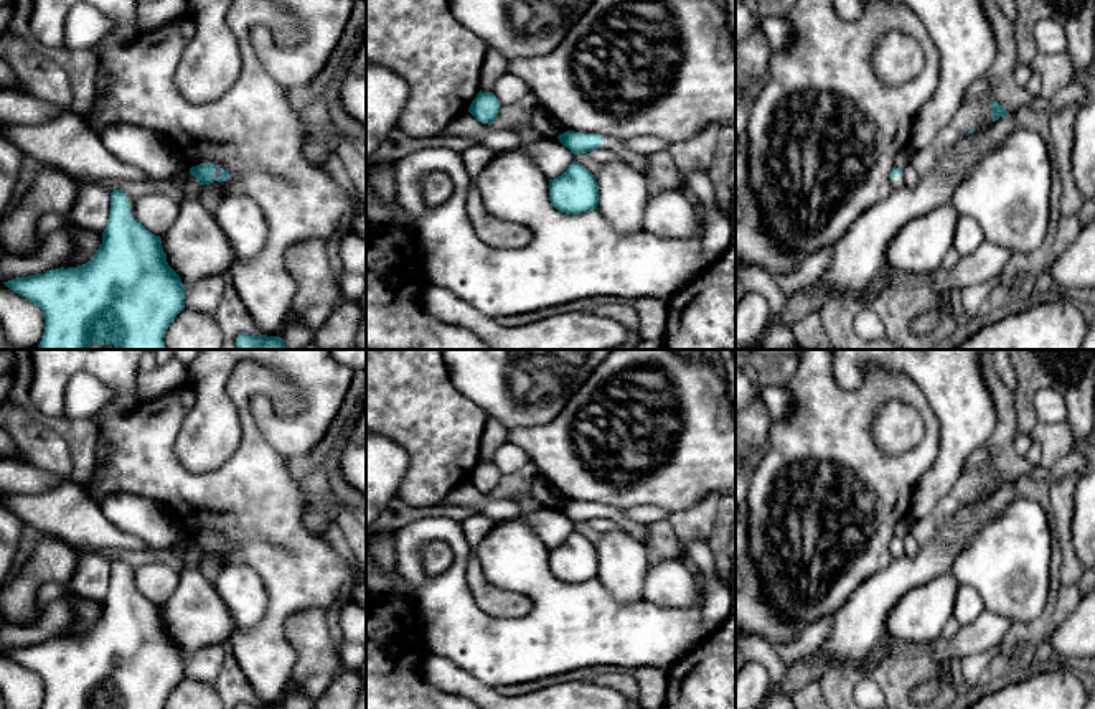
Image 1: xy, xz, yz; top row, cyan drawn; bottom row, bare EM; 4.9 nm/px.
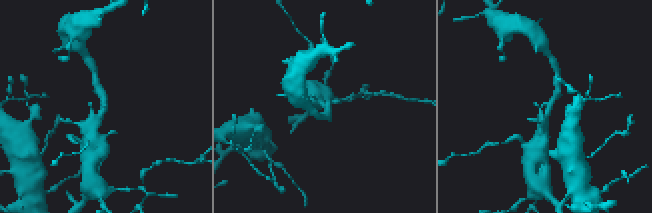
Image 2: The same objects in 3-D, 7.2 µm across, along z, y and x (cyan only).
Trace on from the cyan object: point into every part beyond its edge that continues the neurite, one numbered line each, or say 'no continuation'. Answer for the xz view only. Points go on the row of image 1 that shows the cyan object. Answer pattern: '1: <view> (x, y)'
1: xz (637, 160)

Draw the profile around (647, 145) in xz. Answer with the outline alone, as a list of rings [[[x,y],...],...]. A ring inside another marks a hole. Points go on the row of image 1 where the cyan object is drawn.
[[[637,137],[637,139],[622,140],[622,143],[645,157],[665,152],[670,147],[670,142],[656,137]]]

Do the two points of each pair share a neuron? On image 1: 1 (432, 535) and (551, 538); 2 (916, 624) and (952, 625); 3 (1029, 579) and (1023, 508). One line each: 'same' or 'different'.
1: different
2: different
3: same

